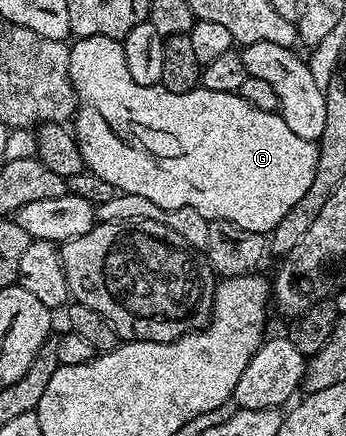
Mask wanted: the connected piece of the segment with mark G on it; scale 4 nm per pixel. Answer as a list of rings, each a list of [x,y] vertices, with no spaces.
[[[89,36],[80,38],[71,46],[69,56],[69,76],[75,89],[77,109],[73,119],[73,133],[75,142],[79,145],[79,155],[83,158],[83,165],[88,171],[92,170],[103,182],[116,186],[116,191],[132,194],[133,196],[145,196],[145,200],[153,200],[157,208],[193,208],[193,212],[201,212],[208,220],[220,218],[229,220],[249,232],[270,235],[272,230],[289,216],[293,204],[309,192],[309,184],[313,184],[313,176],[317,172],[317,160],[319,159],[318,145],[309,140],[301,140],[301,136],[293,133],[293,128],[285,124],[282,114],[274,110],[262,110],[253,108],[249,100],[245,100],[238,94],[229,92],[209,91],[204,88],[196,88],[189,92],[169,92],[162,86],[142,86],[129,76],[129,64],[125,64],[125,52],[120,39],[109,36]]]

